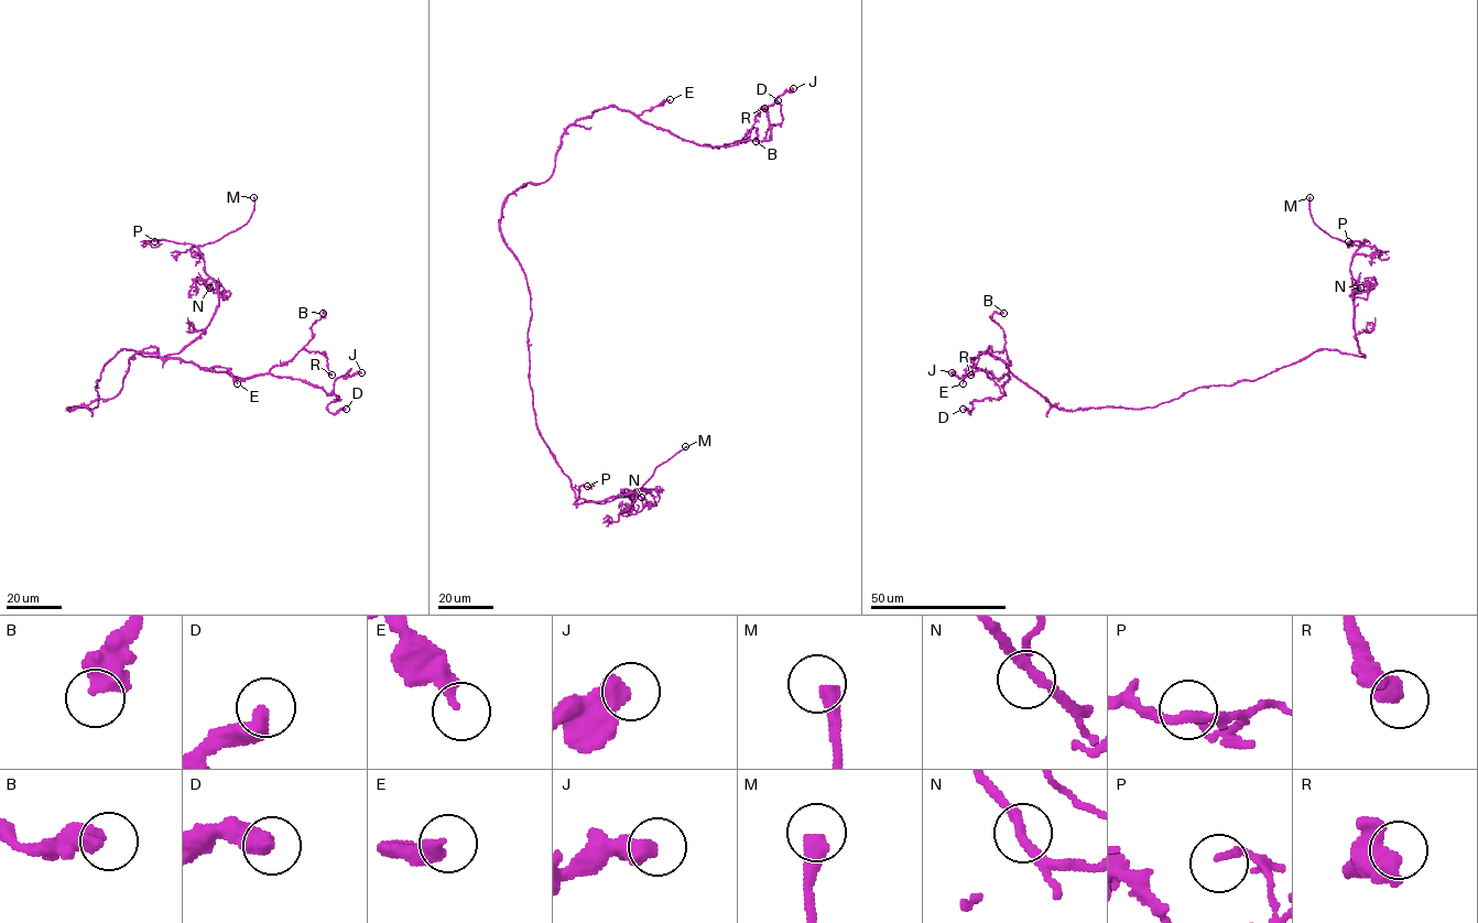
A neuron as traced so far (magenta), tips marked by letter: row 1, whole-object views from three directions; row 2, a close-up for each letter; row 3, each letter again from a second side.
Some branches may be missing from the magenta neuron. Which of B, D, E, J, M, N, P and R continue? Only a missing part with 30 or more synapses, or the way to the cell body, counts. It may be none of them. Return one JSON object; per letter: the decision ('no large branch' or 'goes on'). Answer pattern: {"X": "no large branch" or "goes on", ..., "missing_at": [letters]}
{"B": "no large branch", "D": "no large branch", "E": "no large branch", "J": "no large branch", "M": "goes on", "N": "no large branch", "P": "no large branch", "R": "no large branch", "missing_at": ["M"]}

